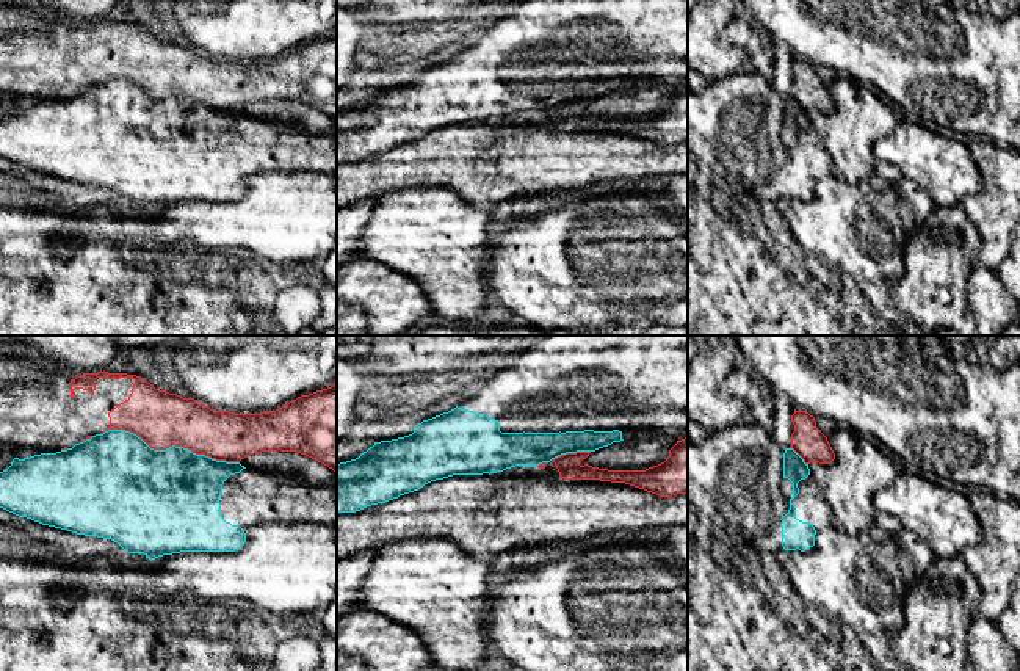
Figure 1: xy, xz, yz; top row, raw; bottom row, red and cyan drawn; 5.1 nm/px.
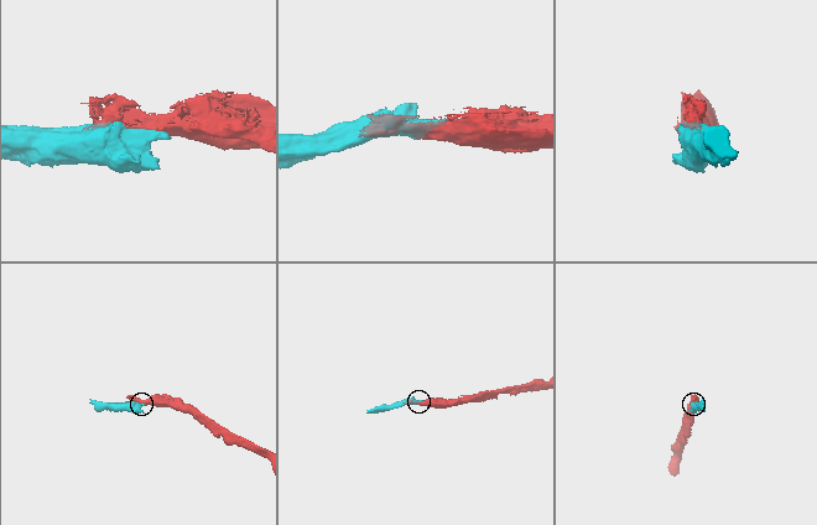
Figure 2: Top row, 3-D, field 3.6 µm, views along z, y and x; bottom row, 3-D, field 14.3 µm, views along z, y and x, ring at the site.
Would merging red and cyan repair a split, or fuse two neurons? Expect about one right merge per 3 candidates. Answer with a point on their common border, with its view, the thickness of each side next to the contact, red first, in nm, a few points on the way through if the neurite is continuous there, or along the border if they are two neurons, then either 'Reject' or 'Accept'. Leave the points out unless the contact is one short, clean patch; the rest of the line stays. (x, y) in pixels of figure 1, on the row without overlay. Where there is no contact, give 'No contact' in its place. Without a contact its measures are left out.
Touches red at xy (170, 94). Thickness 280 nm (red) against 480 nm. Reject

